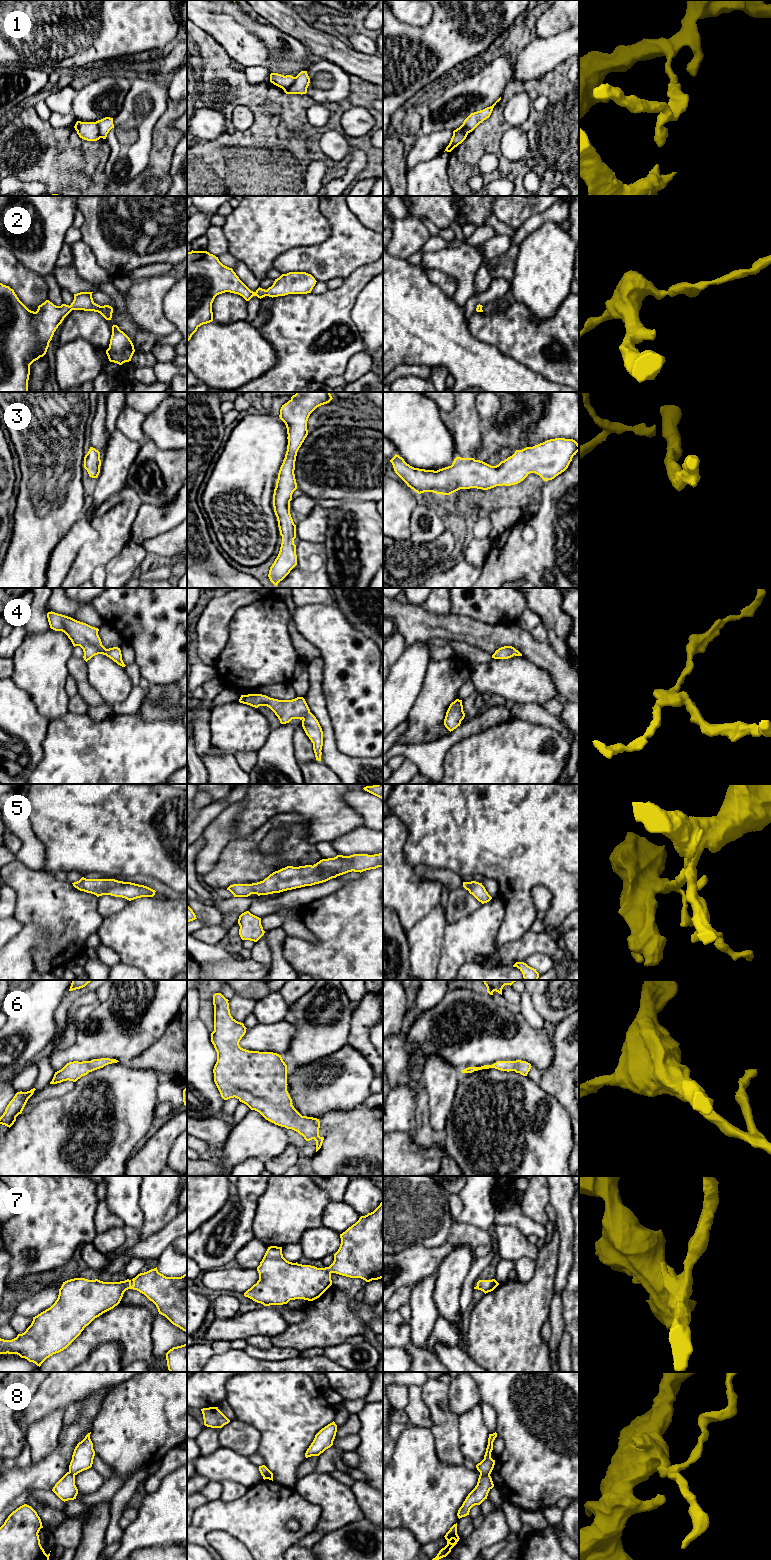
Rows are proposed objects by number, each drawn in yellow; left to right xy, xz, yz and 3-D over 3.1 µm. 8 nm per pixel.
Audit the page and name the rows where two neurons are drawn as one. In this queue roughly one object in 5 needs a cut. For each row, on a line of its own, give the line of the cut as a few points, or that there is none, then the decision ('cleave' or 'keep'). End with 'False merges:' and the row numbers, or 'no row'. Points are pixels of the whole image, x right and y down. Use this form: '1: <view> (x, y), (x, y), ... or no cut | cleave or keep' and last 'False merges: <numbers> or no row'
1: xz (295, 77), (294, 81), (283, 89) | cleave
2: no cut | keep
3: no cut | keep
4: no cut | keep
5: no cut | keep
6: no cut | keep
7: no cut | keep
8: yz (480, 1472), (489, 1475) | cleave
False merges: 1, 8

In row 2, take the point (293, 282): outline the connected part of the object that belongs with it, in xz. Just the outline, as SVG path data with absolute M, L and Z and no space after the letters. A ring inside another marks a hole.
M207 251L187 252L187 342L201 325L213 321L212 303L219 294L225 292L238 294L246 301L253 296L261 299L265 296L273 298L288 294L307 294L311 293L316 282L315 278L306 272L289 272L275 279L267 290L259 287L253 292L239 279L232 268L223 265L215 255Z

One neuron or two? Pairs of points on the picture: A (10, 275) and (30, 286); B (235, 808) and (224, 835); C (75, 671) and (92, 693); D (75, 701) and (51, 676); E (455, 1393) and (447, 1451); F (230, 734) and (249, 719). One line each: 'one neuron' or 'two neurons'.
A: one neuron
B: one neuron
C: one neuron
D: two neurons
E: two neurons
F: one neuron

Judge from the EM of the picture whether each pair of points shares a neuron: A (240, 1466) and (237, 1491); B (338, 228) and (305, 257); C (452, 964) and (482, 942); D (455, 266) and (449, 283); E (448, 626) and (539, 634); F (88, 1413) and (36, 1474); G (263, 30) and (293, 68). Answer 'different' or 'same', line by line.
A: different
B: same
C: same
D: different
E: different
F: same
G: same

